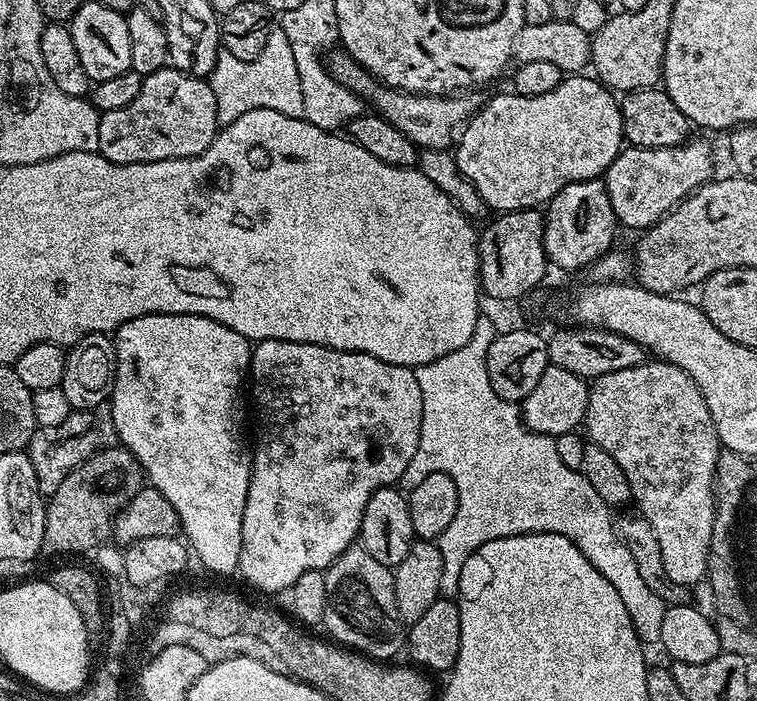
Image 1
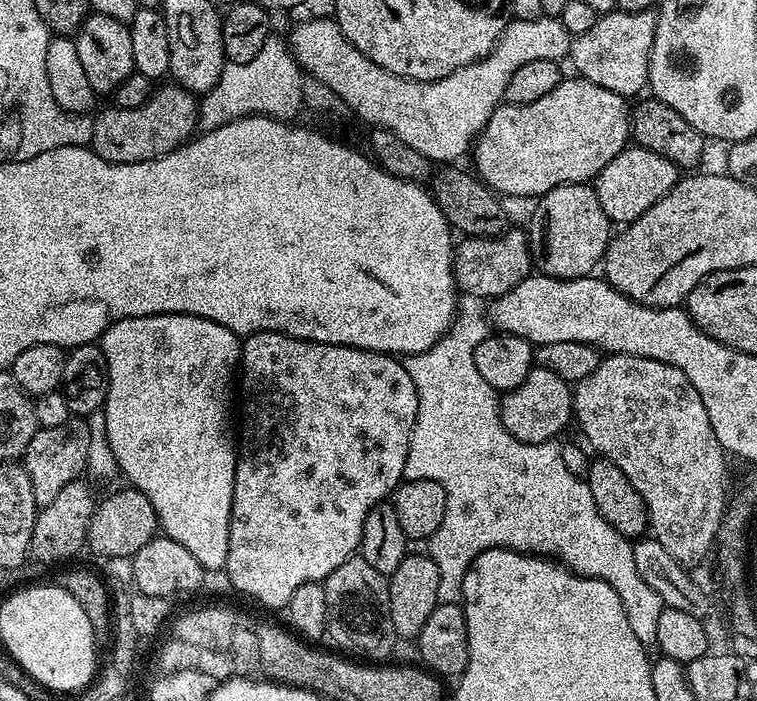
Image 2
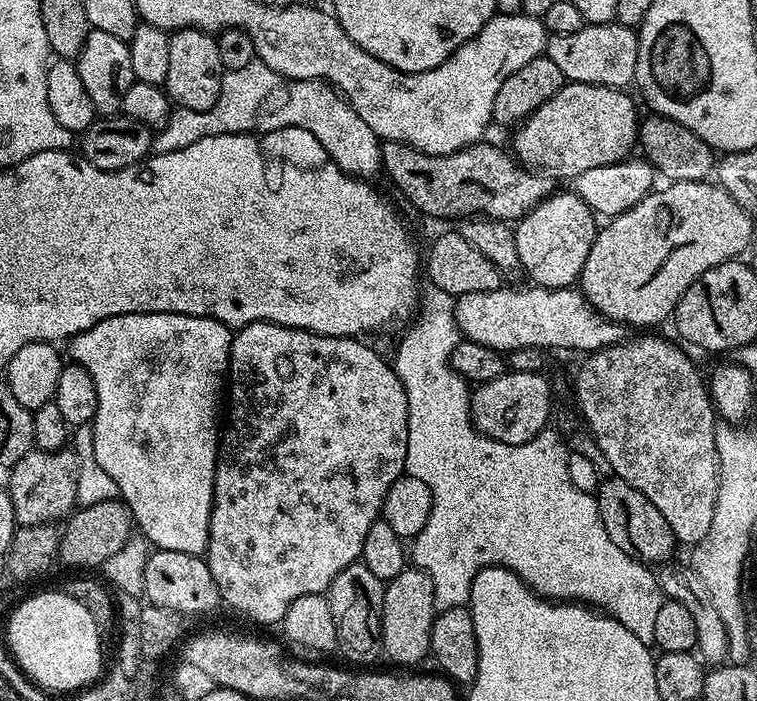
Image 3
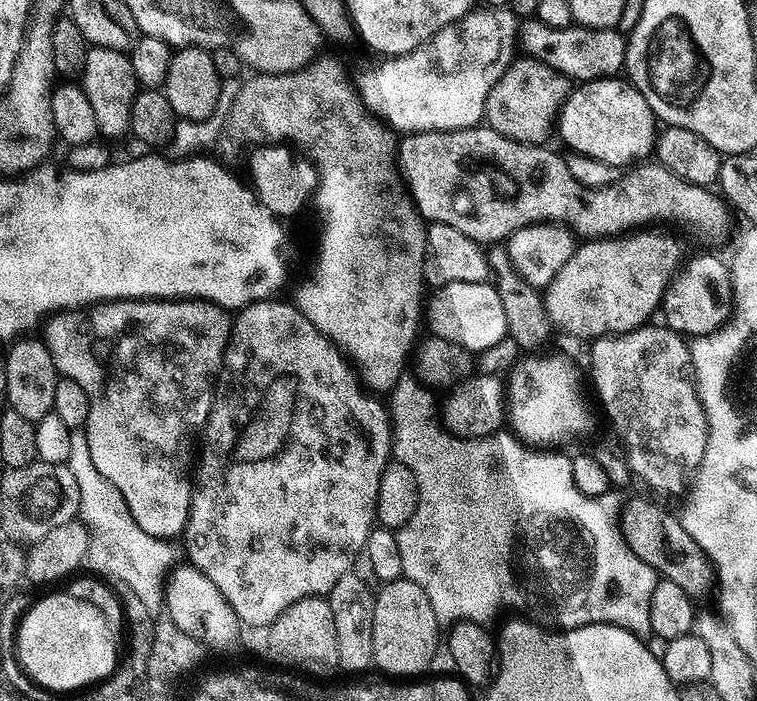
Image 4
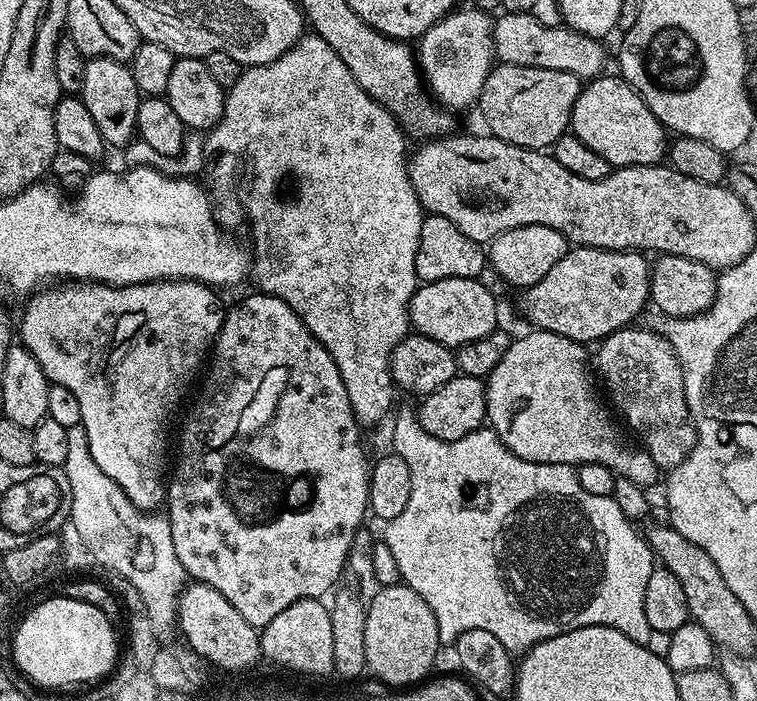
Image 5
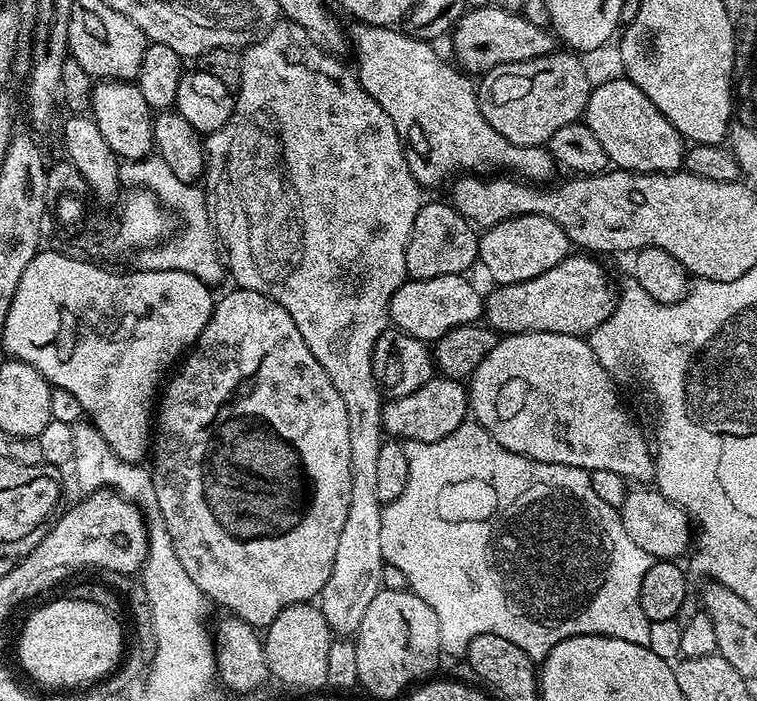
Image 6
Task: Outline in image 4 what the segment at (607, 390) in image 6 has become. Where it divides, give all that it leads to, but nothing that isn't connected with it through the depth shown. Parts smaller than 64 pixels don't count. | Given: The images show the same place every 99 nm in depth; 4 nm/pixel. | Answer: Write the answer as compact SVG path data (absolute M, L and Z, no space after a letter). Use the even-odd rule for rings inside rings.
M543 354L529 355L521 359L512 369L506 380L506 416L511 431L525 444L531 446L556 446L559 440L567 436L576 436L588 424L588 408L584 405L584 396L580 393L580 376L568 360L551 360Z

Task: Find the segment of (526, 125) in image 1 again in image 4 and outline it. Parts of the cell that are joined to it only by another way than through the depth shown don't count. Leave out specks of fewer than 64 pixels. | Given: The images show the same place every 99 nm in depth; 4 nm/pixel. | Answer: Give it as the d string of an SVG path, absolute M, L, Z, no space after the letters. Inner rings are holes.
M624 78L590 80L573 87L558 115L560 136L577 156L589 156L598 162L623 169L644 162L653 155L658 121L646 98Z

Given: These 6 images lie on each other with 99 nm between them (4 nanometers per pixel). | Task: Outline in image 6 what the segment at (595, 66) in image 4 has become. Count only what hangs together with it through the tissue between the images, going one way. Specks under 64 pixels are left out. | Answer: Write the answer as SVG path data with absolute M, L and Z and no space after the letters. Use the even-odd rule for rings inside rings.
M498 7L474 8L461 16L450 39L456 47L455 63L465 73L483 74L499 64L526 62L557 51L558 40L548 28L539 28L519 12L507 12Z

